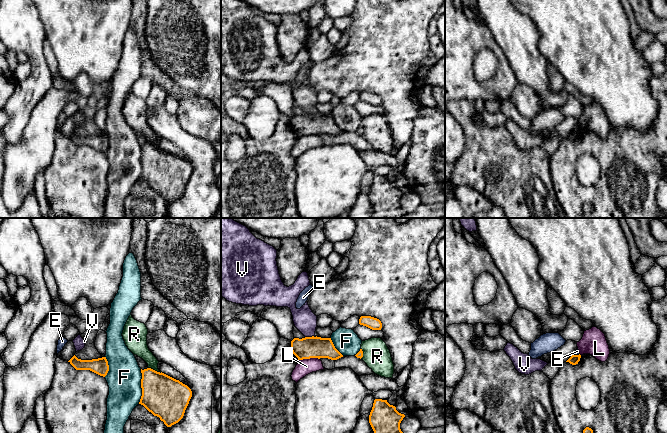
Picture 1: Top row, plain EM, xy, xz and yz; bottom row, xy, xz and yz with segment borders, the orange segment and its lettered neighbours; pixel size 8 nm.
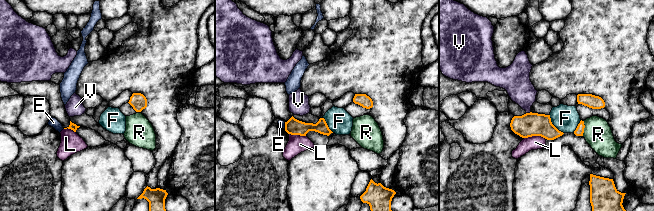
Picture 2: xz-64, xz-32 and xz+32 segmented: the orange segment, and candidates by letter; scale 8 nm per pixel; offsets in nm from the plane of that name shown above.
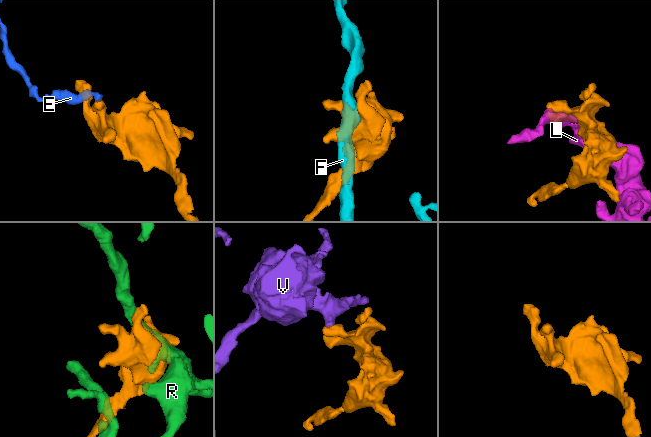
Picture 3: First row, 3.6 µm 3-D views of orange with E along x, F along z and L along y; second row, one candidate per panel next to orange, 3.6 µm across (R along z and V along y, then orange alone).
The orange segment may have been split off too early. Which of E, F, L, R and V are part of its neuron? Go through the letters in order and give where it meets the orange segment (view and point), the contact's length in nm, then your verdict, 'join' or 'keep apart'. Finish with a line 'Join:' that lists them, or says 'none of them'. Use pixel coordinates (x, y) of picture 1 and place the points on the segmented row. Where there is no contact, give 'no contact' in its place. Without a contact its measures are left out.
E: meets orange in yz at (576, 355); contact 60 nm long; keep apart
F: meets orange in xy at (141, 386); contact 280 nm long; keep apart
L: meets orange in xz at (309, 358); contact 170 nm long; keep apart
R: meets orange in xy at (154, 370); contact 120 nm long; keep apart
V: meets orange in xz at (309, 337); contact 70 nm long; keep apart
Join: none of them

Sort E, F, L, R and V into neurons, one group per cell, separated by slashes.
E / F / L / R / V

